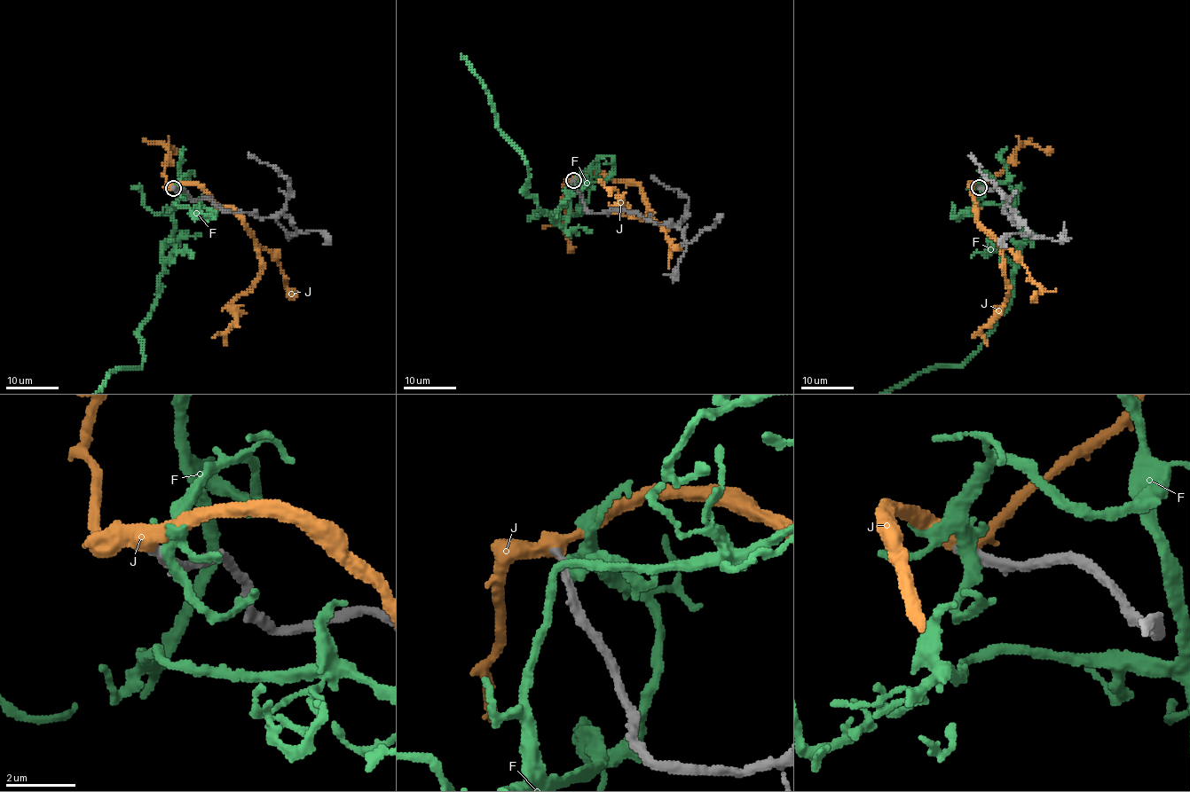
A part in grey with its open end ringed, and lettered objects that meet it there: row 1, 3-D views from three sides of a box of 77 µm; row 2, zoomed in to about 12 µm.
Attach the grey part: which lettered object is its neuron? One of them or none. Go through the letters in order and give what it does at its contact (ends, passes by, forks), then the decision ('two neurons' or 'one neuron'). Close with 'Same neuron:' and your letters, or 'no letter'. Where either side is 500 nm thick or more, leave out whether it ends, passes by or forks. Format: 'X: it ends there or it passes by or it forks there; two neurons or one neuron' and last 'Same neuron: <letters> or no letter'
F: it passes by; two neurons
J: it passes by; one neuron
Same neuron: J

